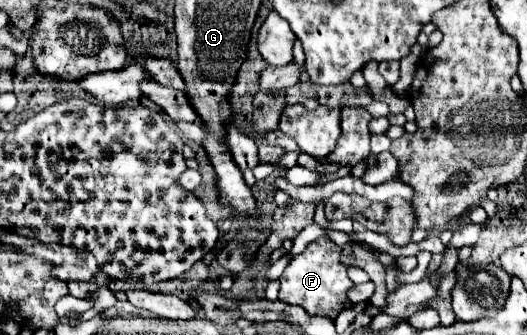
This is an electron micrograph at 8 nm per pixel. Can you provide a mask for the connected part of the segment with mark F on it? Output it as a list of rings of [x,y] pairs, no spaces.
[[[320,237],[306,245],[306,249],[296,255],[290,265],[280,275],[280,301],[288,305],[300,305],[310,315],[330,315],[336,317],[340,305],[348,299],[346,291],[352,287],[352,281],[346,275],[346,267],[340,263],[340,247],[328,237]]]

